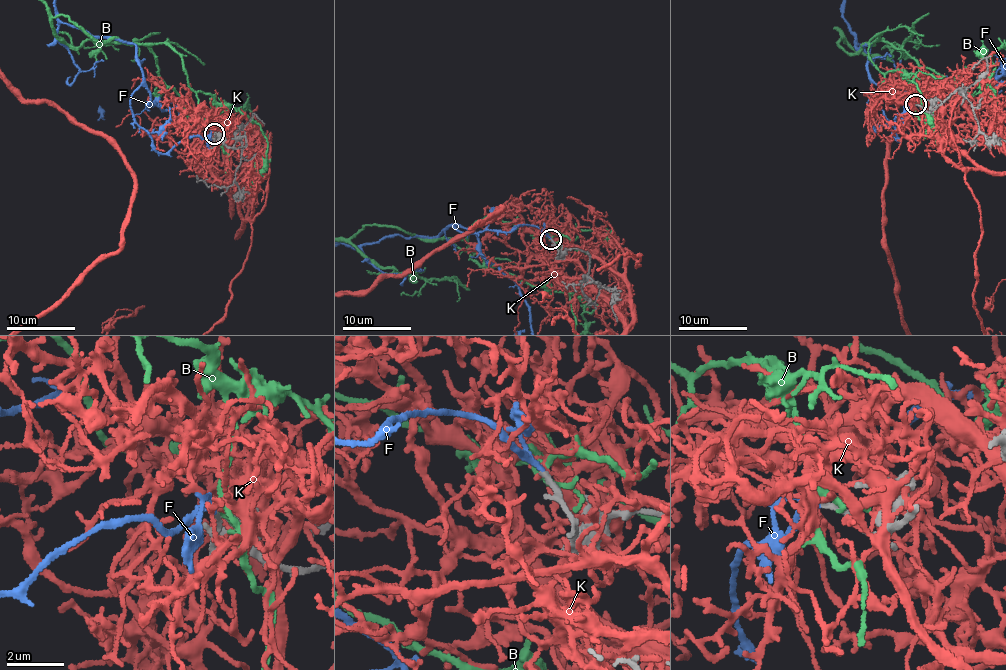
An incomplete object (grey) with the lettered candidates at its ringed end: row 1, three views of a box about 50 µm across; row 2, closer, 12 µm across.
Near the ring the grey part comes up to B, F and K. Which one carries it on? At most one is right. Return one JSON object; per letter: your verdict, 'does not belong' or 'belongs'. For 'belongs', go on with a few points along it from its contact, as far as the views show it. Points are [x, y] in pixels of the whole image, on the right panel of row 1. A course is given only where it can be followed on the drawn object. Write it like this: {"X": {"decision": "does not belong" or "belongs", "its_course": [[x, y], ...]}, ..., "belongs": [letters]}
{"B": {"decision": "does not belong"}, "F": {"decision": "belongs"}, "K": {"decision": "does not belong"}, "belongs": ["F"]}

